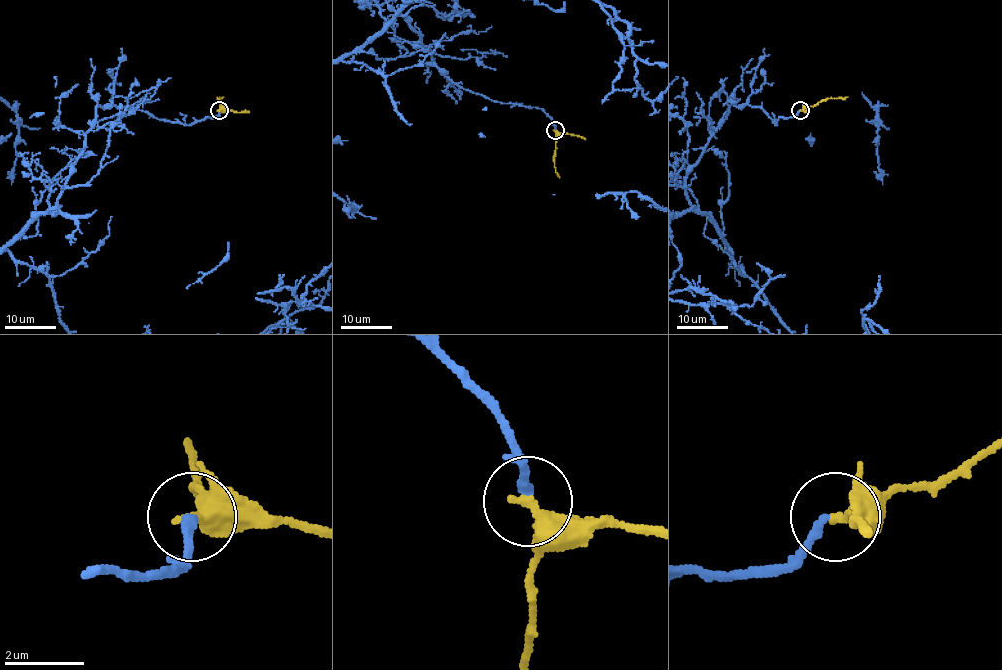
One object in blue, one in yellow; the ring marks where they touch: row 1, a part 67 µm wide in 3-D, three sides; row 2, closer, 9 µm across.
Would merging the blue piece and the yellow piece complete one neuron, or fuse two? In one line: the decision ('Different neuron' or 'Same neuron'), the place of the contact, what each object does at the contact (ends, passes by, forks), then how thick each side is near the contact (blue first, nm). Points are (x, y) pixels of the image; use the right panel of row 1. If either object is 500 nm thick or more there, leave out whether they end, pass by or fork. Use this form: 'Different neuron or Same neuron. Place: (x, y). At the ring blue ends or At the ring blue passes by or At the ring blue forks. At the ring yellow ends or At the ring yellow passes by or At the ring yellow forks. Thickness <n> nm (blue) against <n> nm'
Same neuron. Place: (800, 110). At the ring blue ends. At the ring yellow ends. Thickness 200 nm (blue) against 440 nm

